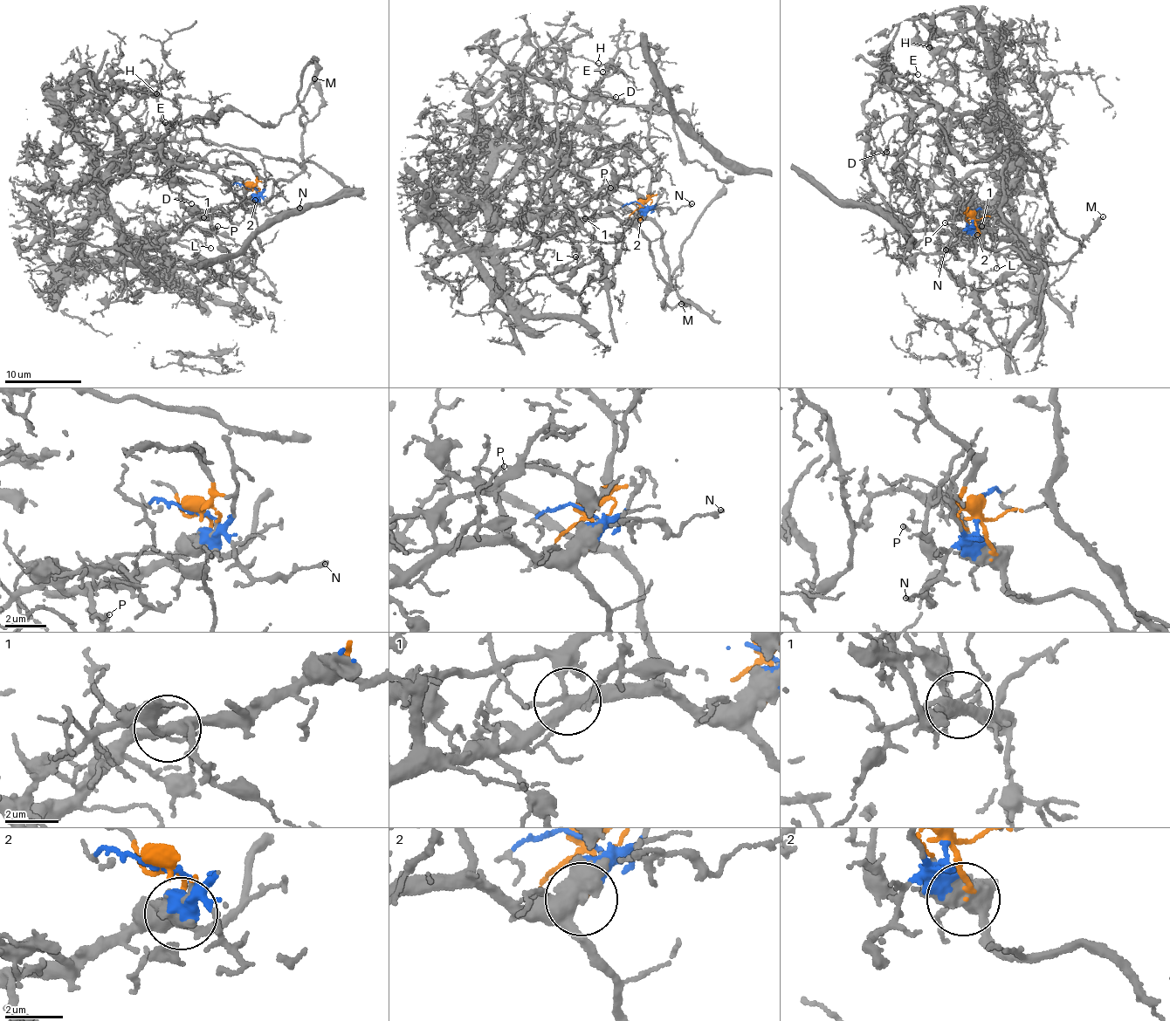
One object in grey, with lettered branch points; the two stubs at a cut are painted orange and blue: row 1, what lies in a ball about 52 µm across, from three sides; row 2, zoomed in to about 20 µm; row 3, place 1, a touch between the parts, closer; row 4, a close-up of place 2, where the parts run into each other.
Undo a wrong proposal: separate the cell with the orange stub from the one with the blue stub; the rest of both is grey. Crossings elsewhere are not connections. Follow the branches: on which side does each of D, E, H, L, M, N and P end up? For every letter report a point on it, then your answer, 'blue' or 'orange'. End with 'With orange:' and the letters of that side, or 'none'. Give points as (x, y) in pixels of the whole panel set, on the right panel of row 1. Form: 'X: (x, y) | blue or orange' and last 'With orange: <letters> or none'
D: (886, 152) | orange
E: (918, 74) | orange
H: (929, 47) | orange
L: (996, 268) | blue
M: (1103, 216) | blue
N: (946, 250) | blue
P: (945, 222) | blue
With orange: D, E, H

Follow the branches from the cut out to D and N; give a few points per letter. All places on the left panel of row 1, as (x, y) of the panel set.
D: (249, 188), (256, 182), (251, 164), (212, 163), (157, 147), (161, 146), (170, 188), (191, 203)
N: (249, 188), (260, 192), (269, 210), (281, 213), (299, 207)

